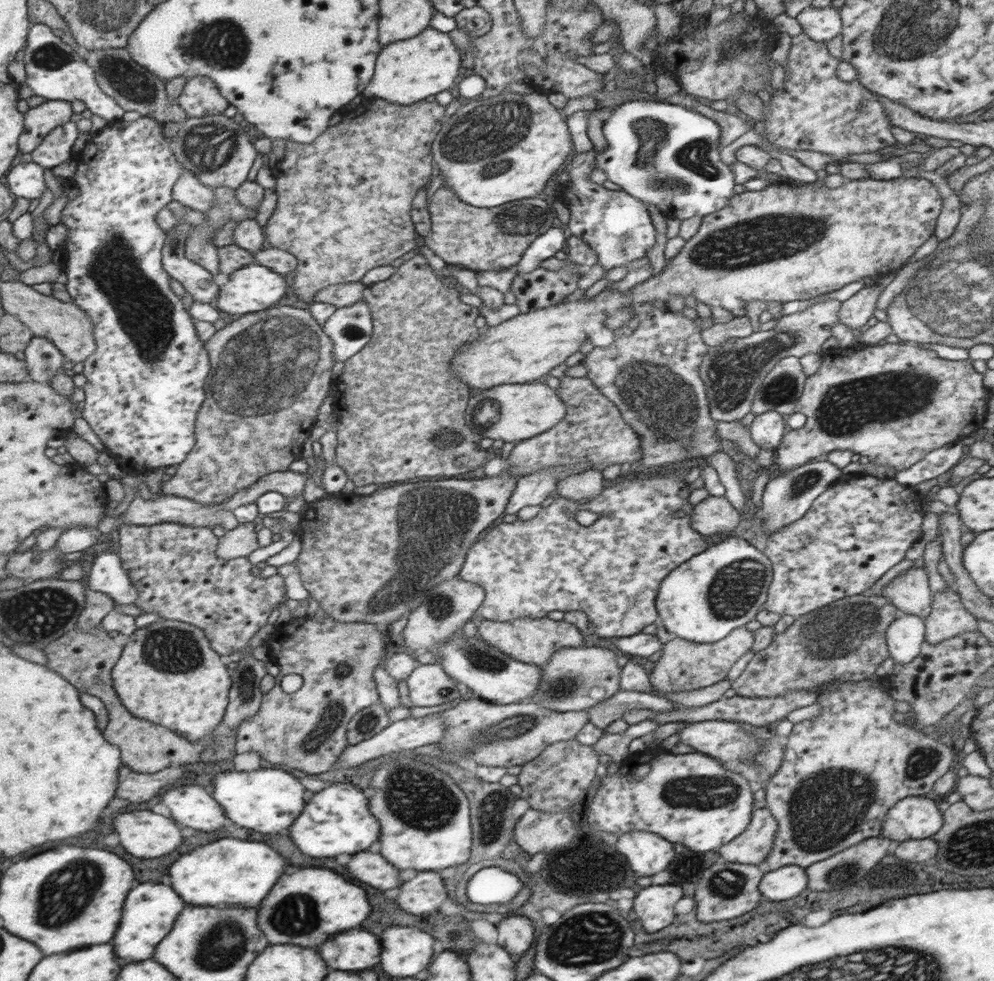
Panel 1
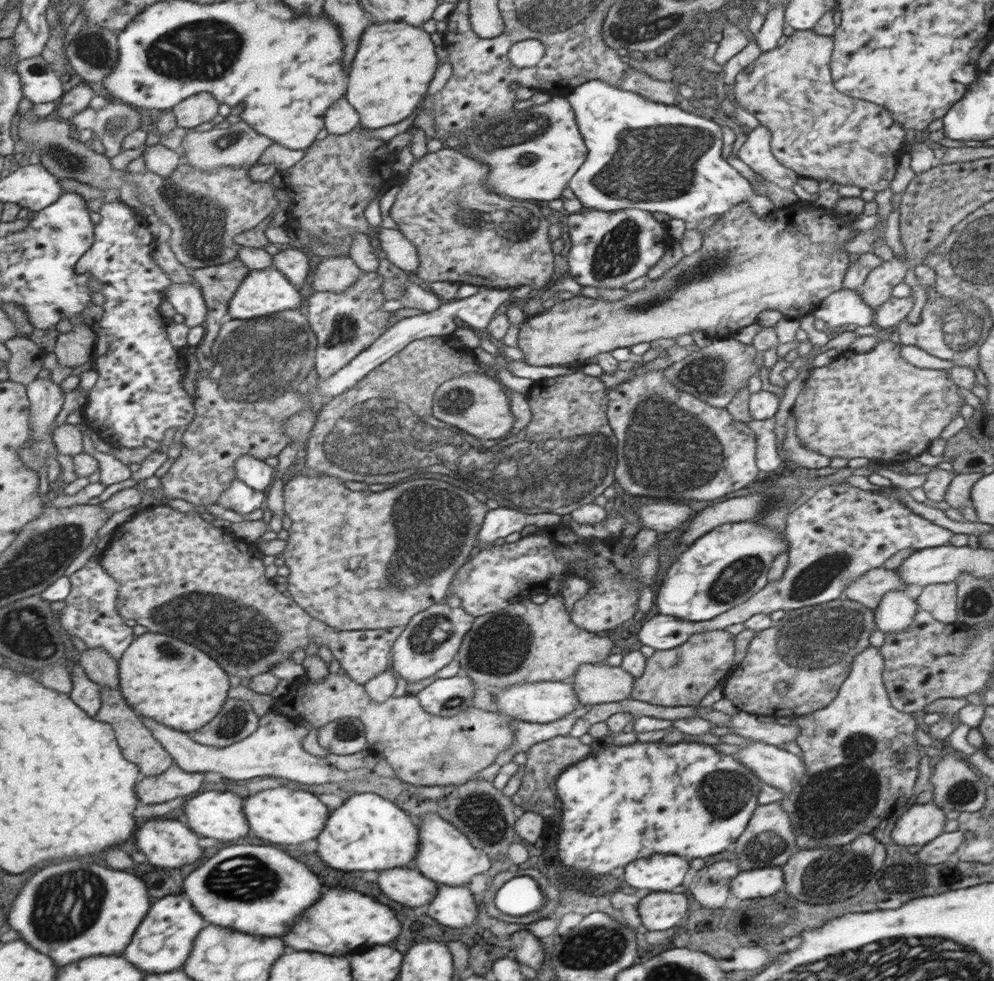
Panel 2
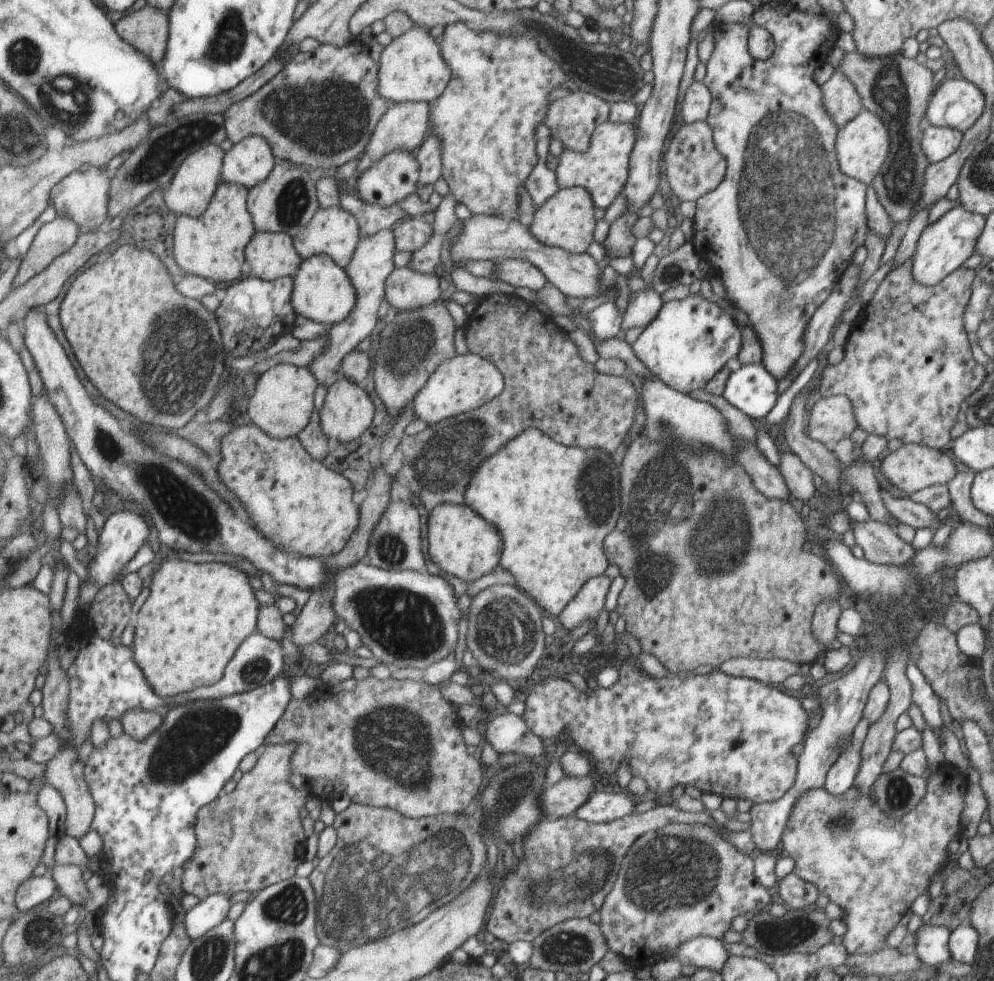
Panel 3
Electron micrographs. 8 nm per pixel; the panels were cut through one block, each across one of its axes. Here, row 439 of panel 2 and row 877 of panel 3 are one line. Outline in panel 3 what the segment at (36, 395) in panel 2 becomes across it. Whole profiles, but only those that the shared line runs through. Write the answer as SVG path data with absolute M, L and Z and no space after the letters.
M54 874L34 876L26 881L18 892L18 906L23 914L30 912L32 908L50 900L60 888Z

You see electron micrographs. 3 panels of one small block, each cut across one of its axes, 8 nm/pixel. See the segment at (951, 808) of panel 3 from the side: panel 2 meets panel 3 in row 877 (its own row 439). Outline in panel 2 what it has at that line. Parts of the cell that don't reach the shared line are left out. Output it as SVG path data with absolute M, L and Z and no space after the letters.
M896 339L880 341L874 349L870 352L858 353L854 352L853 356L846 356L844 358L838 358L838 360L832 361L832 364L828 366L822 366L822 368L813 367L811 374L806 378L796 402L794 402L791 414L796 418L796 434L800 438L800 442L808 448L808 450L814 450L818 454L824 456L833 457L840 456L840 458L868 458L871 462L874 460L888 460L888 464L896 463L902 464L902 460L908 460L912 456L918 456L920 452L924 452L930 442L934 438L938 438L942 434L942 430L956 418L960 416L960 408L964 406L964 398L960 398L958 394L958 385L954 383L952 377L948 377L948 371L946 369L930 369L919 368L914 366L910 362L906 361L900 353L900 343Z

